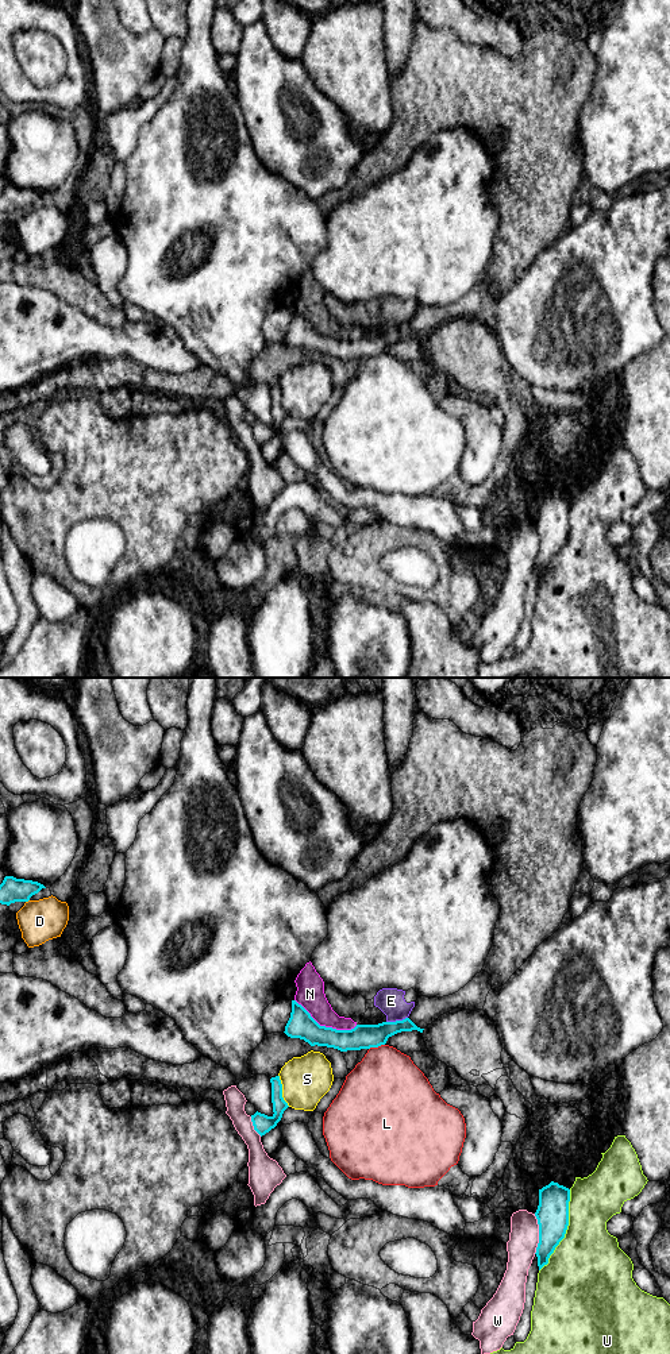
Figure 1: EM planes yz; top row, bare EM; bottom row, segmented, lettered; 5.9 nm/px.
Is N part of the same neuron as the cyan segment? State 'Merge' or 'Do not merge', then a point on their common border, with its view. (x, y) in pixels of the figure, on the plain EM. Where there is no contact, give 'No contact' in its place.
Do not merge. Touches cyan at yz (324, 335)

